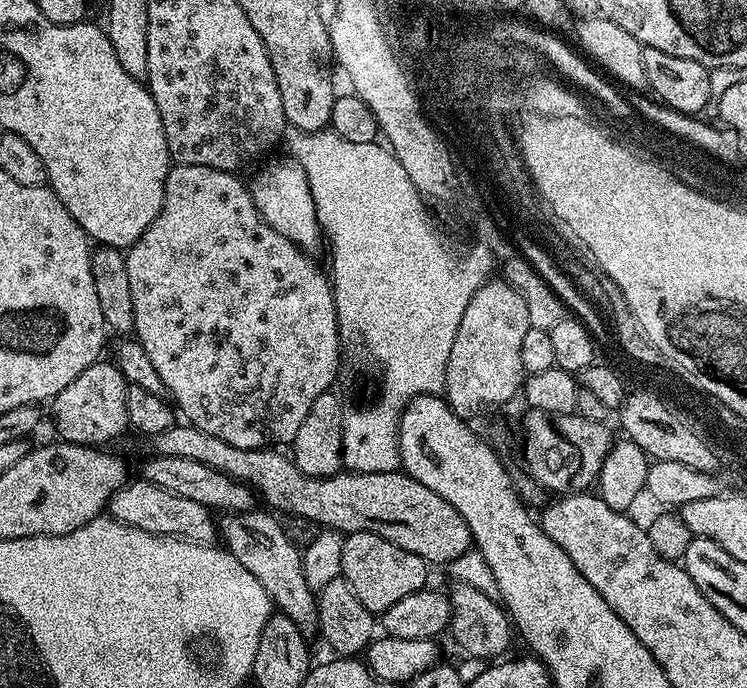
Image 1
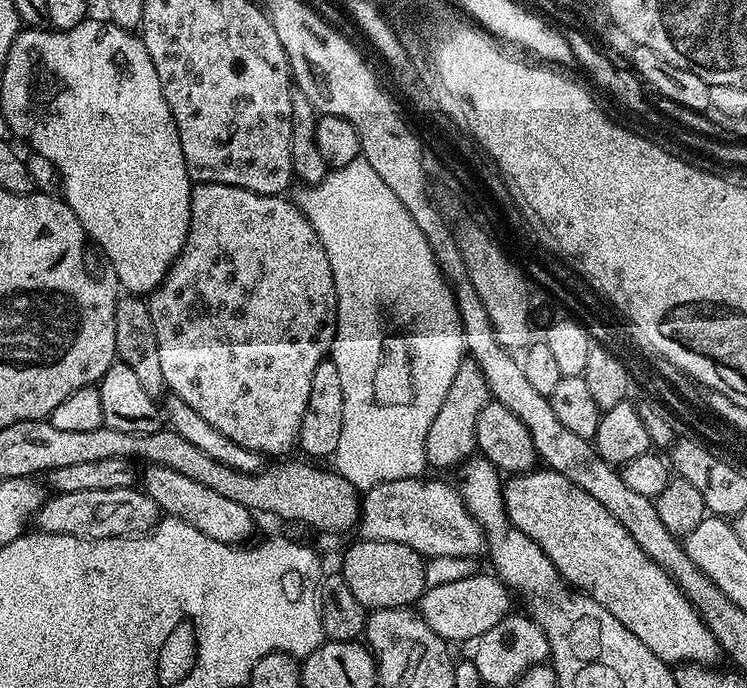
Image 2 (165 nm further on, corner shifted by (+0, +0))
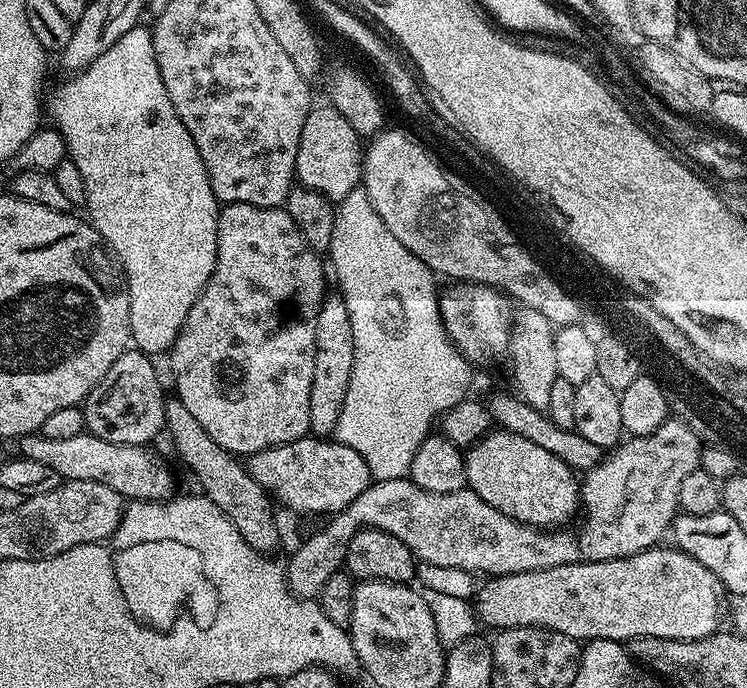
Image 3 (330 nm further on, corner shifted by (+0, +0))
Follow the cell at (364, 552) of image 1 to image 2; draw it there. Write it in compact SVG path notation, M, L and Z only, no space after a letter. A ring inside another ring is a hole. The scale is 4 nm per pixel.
M357 539L344 552L342 575L354 598L365 610L406 608L415 605L426 591L425 557L402 542Z

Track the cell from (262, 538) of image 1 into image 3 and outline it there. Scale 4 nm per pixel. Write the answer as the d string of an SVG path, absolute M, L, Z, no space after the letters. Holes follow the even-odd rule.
M87 430L78 434L78 438L46 438L39 434L22 436L18 444L19 455L50 466L50 470L58 473L61 481L102 482L128 502L171 500L177 491L176 480L167 462L158 453L151 452L151 447L143 444L106 442L106 438L98 438Z

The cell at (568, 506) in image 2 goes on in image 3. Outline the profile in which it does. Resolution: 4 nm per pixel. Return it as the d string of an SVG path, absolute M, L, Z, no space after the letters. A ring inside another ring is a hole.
M503 430L489 431L478 443L467 449L464 457L464 469L468 475L467 487L472 489L482 502L490 502L494 510L506 514L523 524L531 524L541 530L556 530L564 524L572 515L579 513L582 508L580 499L580 484L577 473L567 464L562 462L550 450L542 450L530 438L522 438L513 432Z

